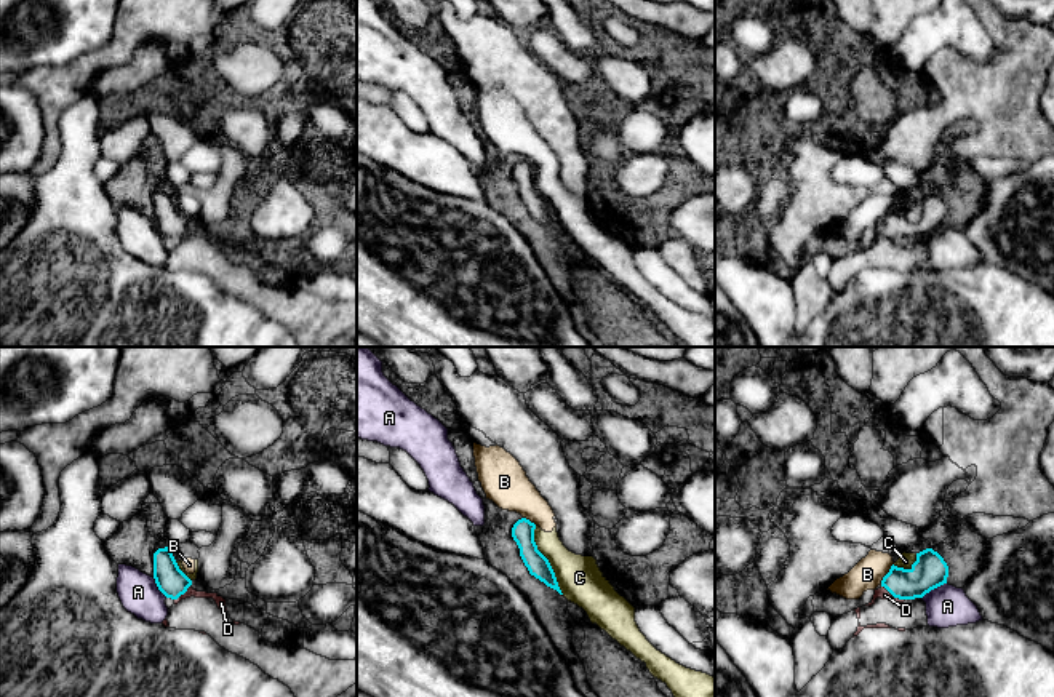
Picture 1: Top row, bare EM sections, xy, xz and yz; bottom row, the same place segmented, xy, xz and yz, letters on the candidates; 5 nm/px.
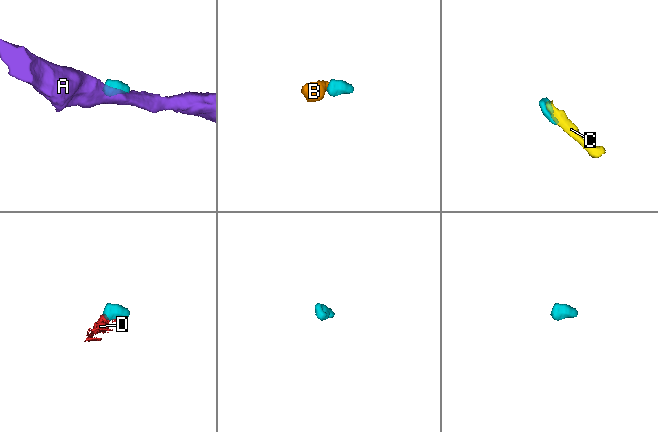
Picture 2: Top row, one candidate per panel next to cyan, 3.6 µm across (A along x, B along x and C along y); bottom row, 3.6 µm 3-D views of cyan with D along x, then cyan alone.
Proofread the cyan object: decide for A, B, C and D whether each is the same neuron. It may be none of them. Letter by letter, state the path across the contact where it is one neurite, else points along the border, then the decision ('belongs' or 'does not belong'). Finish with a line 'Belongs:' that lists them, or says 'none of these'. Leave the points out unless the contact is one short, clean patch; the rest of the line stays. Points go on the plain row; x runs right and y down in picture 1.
A: border yz (946, 224), (931, 231), (922, 240); does not belong
B: border yz (893, 205), (880, 226); does not belong
C: border xz (534, 168), (536, 191), (547, 202), (563, 235); does not belong
D: belongs
Belongs: D

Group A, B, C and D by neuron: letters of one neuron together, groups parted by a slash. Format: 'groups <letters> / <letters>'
groups A / B C / D

